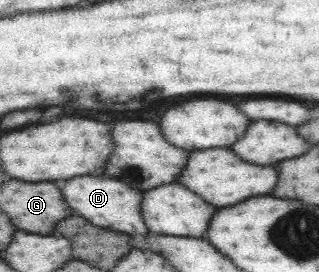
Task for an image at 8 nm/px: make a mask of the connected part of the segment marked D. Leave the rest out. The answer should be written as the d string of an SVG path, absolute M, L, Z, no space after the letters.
M91 175L64 180L61 182L61 187L63 187L61 189L63 199L75 211L74 215L85 217L93 225L123 232L130 236L146 236L151 233L143 219L142 190L125 185L123 181L117 181L113 177L91 177Z

